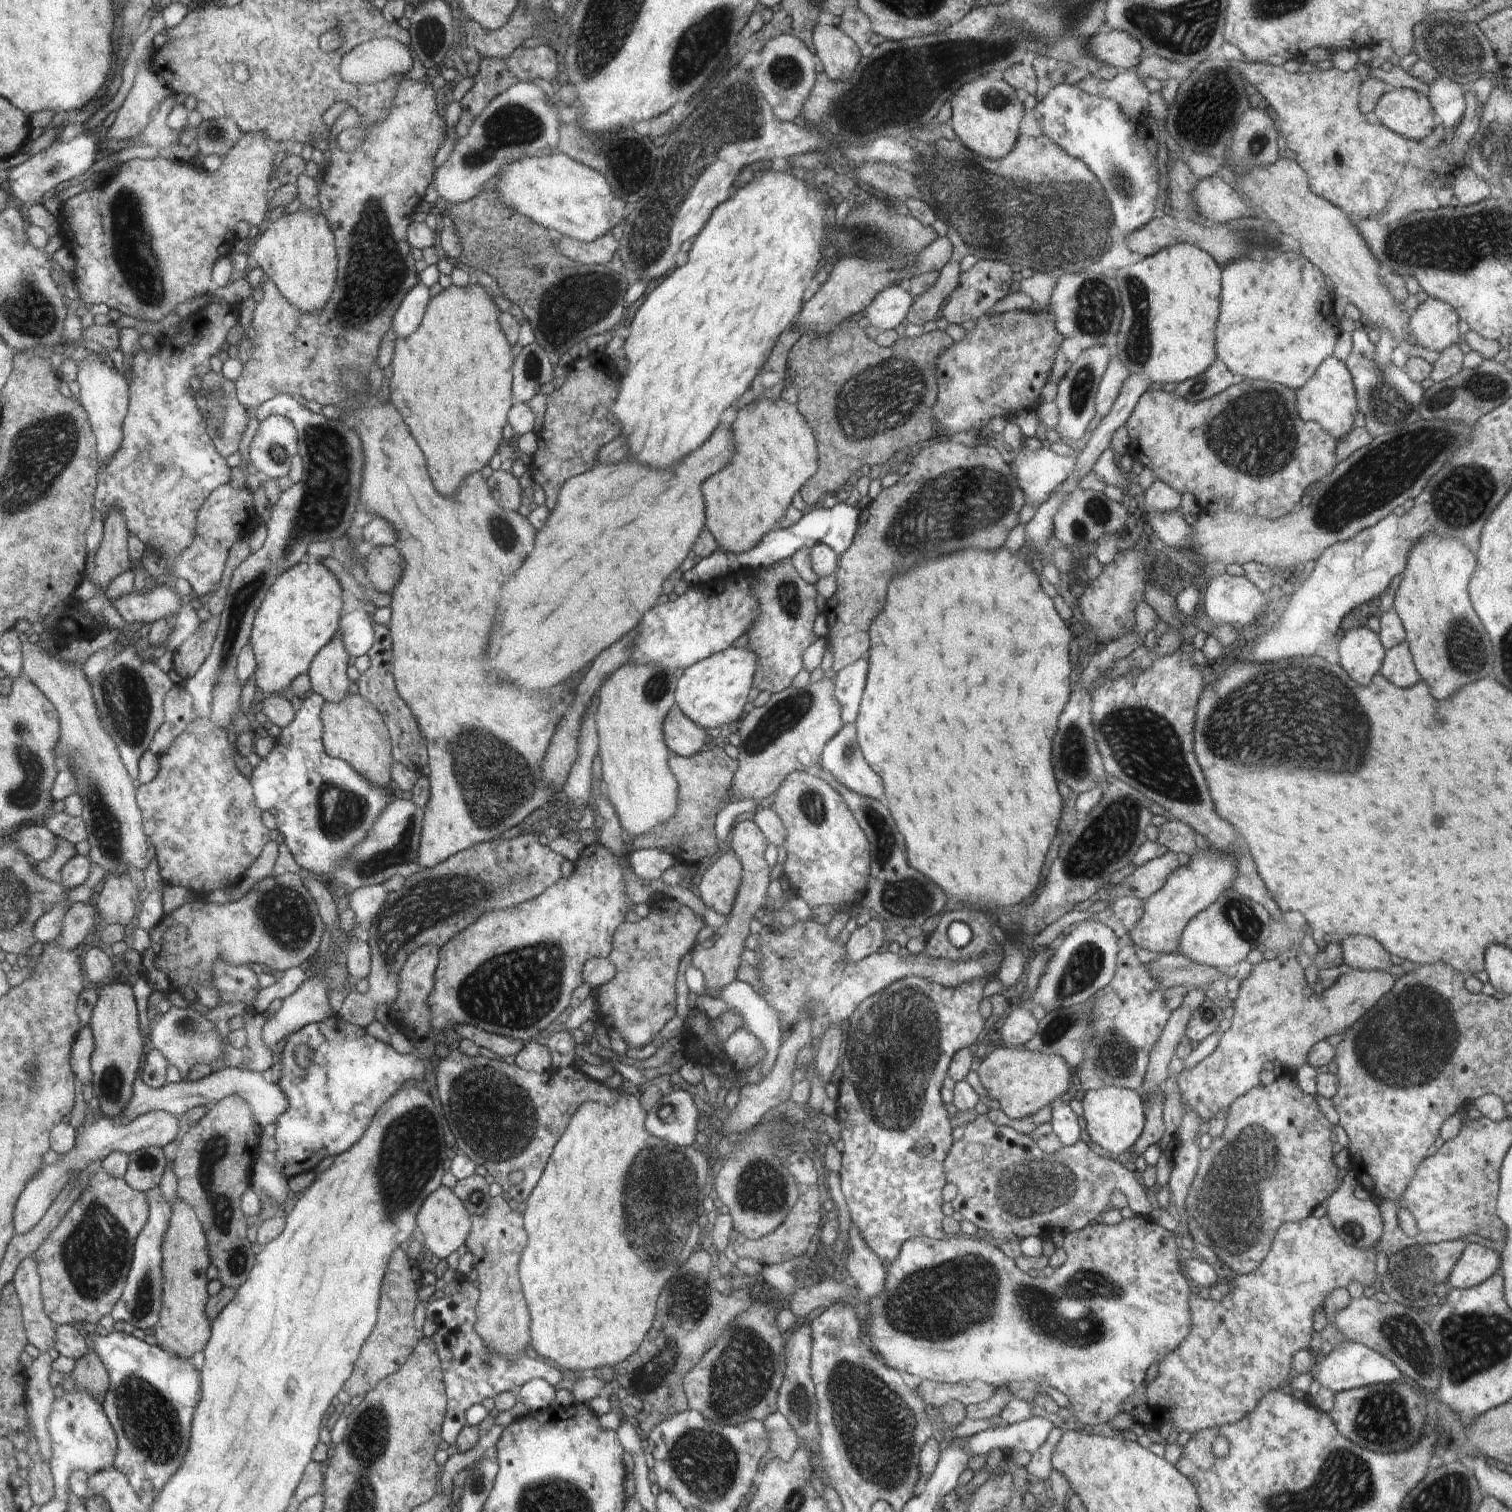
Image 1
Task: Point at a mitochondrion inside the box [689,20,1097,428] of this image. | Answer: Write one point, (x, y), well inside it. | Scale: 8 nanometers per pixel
(873, 241)

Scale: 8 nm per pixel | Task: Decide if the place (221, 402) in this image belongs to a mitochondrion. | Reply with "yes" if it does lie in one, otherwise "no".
yes

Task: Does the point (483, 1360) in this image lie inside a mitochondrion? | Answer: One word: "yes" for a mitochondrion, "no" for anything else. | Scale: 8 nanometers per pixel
yes

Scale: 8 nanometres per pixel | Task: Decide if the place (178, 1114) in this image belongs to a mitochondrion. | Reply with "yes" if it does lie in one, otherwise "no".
no

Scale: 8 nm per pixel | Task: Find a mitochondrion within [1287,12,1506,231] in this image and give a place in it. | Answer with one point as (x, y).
(1452, 44)

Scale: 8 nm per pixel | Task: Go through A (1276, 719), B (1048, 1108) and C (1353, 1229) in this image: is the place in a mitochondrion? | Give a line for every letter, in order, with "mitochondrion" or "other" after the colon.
A: mitochondrion
B: other
C: mitochondrion

